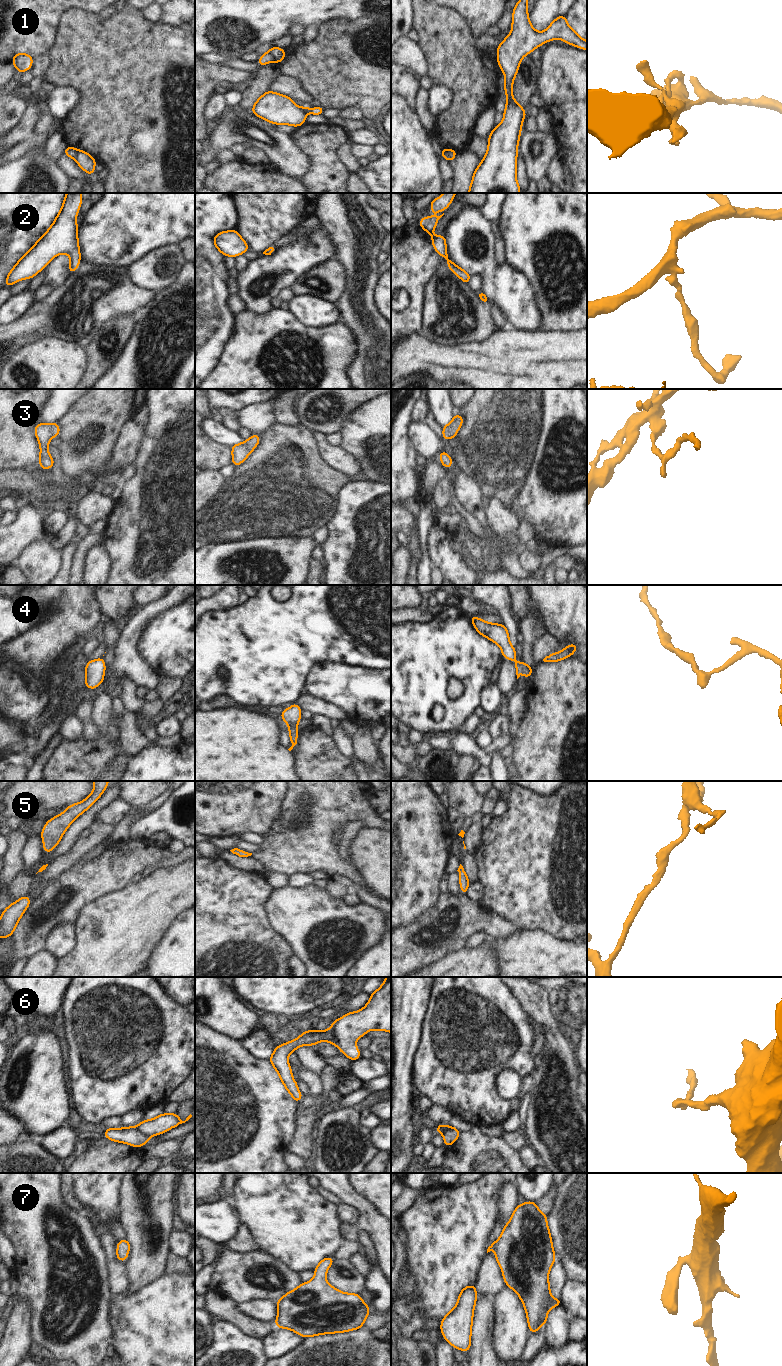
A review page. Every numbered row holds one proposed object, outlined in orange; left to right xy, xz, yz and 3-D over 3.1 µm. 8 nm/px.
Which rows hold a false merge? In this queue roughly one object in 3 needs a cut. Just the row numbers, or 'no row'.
1, 6

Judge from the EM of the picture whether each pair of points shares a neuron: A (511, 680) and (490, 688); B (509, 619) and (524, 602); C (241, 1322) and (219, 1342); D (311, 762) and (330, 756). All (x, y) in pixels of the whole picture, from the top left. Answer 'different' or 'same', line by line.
A: different
B: different
C: different
D: same

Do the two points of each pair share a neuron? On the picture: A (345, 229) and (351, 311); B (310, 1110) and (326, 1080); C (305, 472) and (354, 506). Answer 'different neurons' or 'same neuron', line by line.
A: same neuron
B: same neuron
C: different neurons

